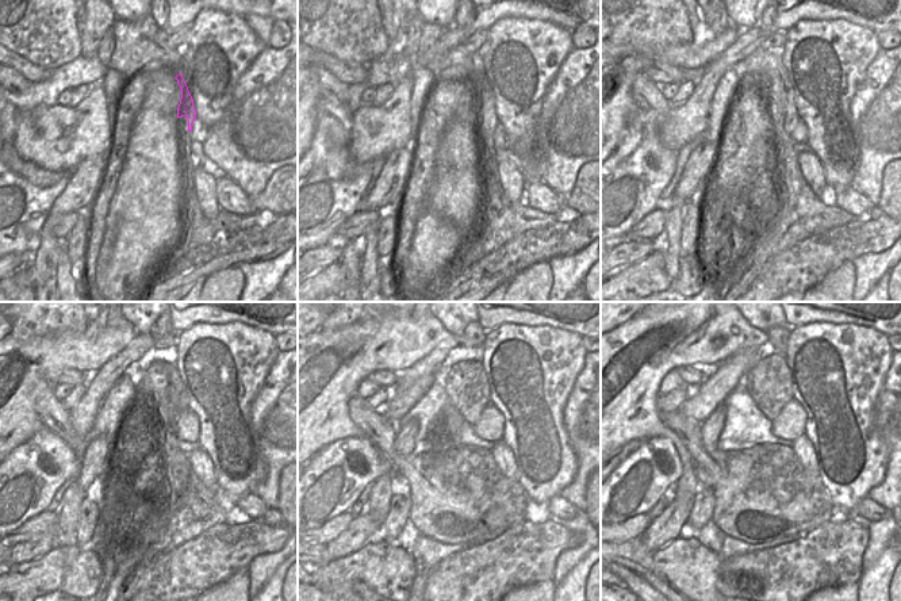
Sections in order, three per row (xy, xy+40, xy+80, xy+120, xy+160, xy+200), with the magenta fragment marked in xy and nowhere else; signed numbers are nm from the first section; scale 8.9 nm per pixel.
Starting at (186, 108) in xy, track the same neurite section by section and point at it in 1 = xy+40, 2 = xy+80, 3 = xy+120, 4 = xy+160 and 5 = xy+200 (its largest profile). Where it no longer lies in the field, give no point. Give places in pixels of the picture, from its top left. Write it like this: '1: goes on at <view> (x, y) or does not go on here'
1: goes on at xy+40 (482, 99)
2: goes on at xy+80 (777, 95)
3: goes on at xy+120 (161, 385)
4: goes on at xy+160 (466, 385)
5: goes on at xy+200 (769, 383)

